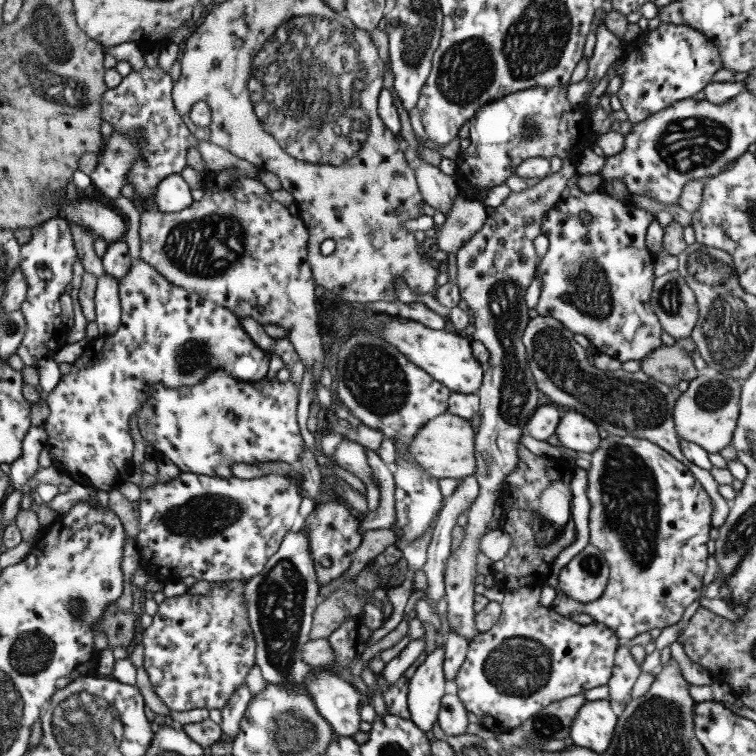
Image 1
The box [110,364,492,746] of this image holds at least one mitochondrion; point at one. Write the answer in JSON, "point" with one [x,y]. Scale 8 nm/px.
{"point":[280,596]}

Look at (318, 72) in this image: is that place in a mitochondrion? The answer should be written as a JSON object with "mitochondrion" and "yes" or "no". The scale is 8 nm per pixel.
{"mitochondrion":"yes"}

